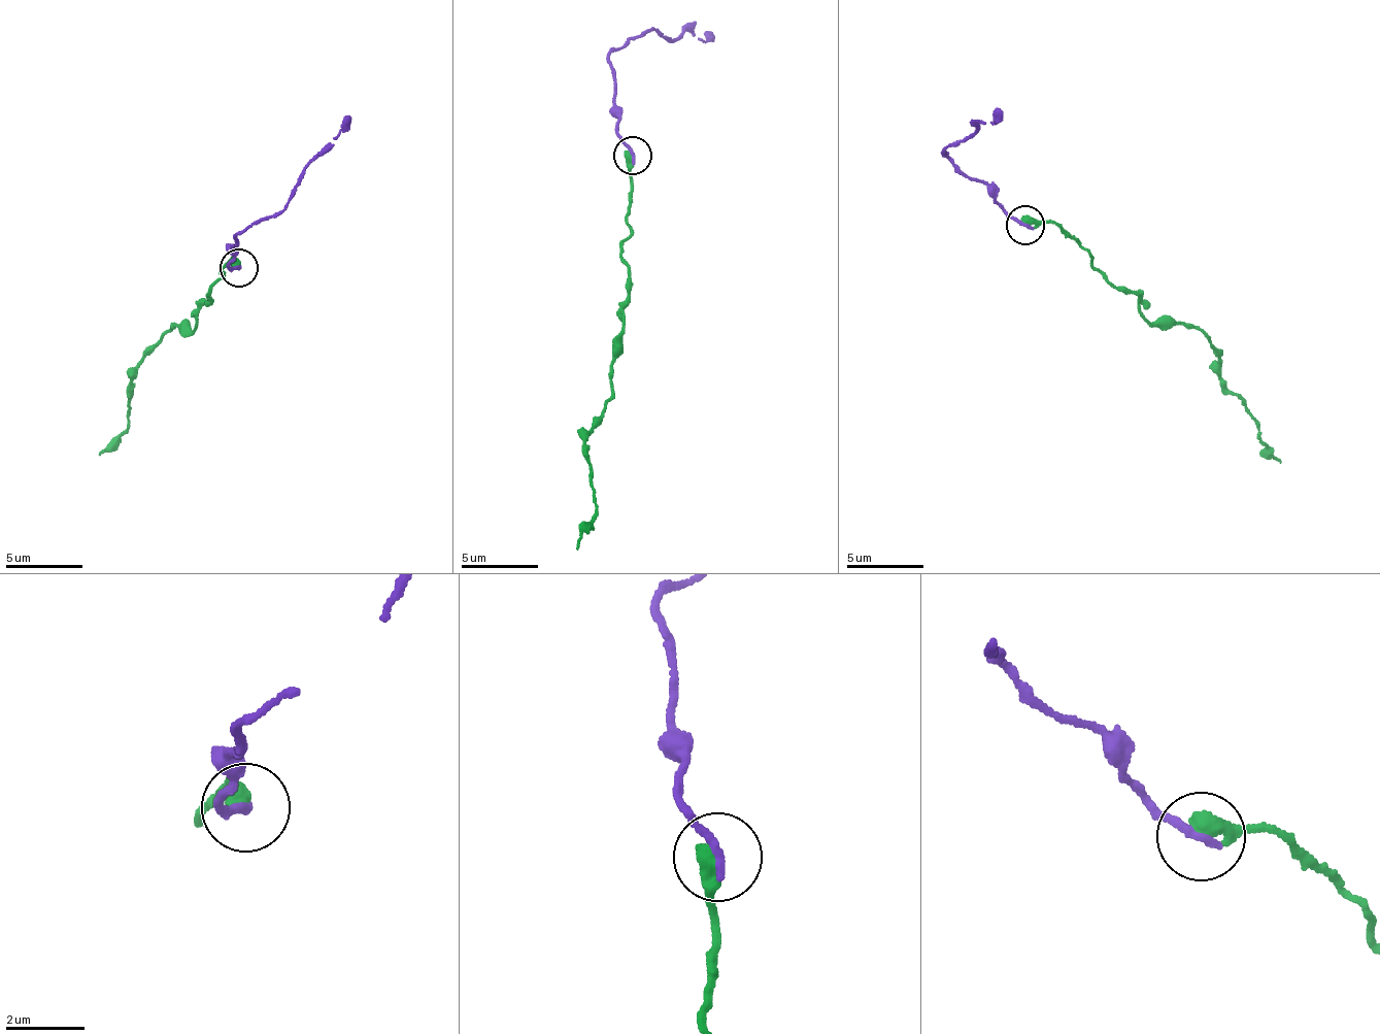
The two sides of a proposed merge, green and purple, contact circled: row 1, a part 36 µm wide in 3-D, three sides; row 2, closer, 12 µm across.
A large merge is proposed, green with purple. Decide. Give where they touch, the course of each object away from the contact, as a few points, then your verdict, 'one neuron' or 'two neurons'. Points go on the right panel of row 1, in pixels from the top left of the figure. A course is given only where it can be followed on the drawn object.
at (1025, 225); green runs (1024, 225), (1054, 224), (1094, 268), (1139, 295), (1147, 319), (1190, 323), (1212, 341), (1219, 380), (1281, 464); purple runs (1024, 225), (1004, 207), (997, 196), (947, 157), (945, 148), (976, 130), (978, 123), (996, 120), (1001, 111); one neuron

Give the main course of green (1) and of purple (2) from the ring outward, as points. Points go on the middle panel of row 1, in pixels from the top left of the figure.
1: (631, 155), (629, 231), (620, 248), (626, 324), (614, 389), (586, 443), (596, 508), (578, 551)
2: (631, 155), (617, 132), (613, 53), (650, 30), (673, 39), (686, 32), (704, 39), (713, 35)

